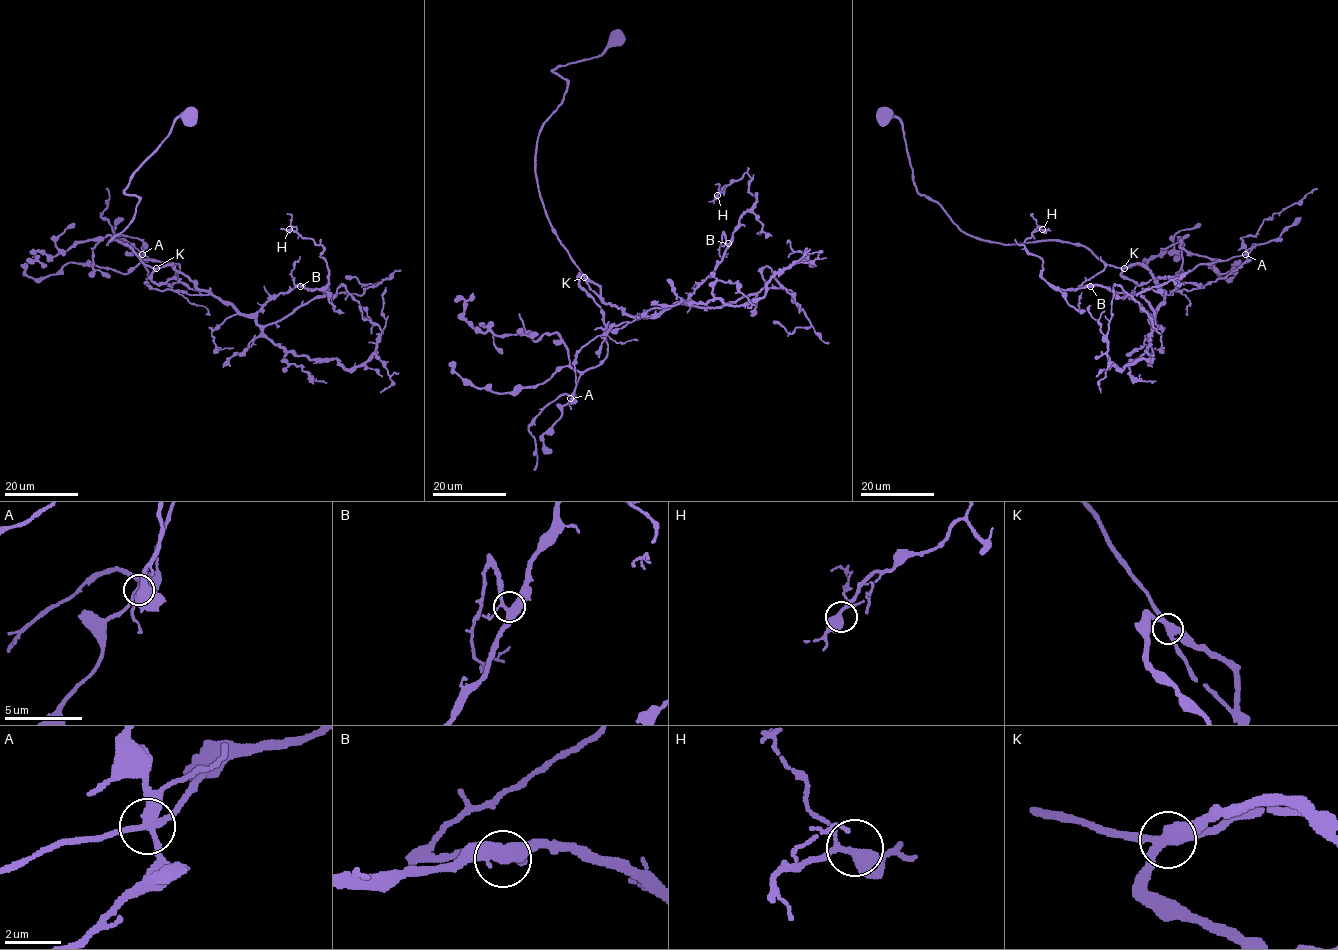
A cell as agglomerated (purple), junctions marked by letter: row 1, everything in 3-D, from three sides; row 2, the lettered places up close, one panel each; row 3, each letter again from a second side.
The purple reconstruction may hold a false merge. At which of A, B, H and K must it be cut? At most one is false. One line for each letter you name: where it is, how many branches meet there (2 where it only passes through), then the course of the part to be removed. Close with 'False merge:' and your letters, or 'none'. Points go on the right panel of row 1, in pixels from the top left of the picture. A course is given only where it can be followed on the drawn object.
False merge: none

